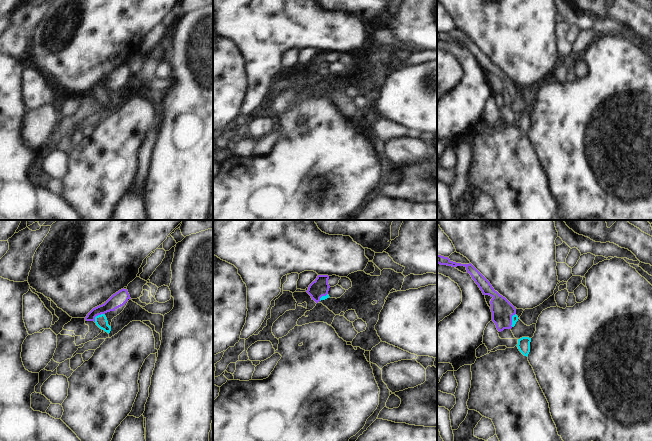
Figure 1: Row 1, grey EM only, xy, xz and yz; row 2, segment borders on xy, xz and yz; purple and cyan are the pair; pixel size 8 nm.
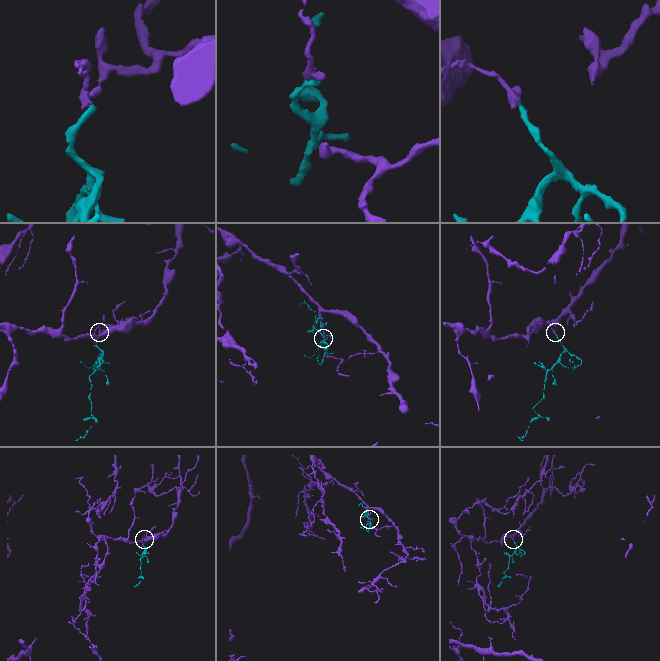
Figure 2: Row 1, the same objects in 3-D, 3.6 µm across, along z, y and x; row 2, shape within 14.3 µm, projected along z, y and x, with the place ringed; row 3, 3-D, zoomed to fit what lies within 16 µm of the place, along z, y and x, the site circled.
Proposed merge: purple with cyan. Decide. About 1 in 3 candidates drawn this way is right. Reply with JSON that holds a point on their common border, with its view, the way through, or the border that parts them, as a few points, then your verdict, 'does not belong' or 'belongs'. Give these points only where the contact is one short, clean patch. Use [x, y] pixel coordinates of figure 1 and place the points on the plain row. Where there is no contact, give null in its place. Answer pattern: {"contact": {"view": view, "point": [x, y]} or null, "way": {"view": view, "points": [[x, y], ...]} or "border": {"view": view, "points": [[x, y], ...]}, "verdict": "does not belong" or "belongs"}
{"contact": {"view": "xy", "point": [97, 91]}, "way": {"view": "xy", "points": [[118, 75], [105, 83], [97, 91], [101, 97]]}, "verdict": "belongs"}

